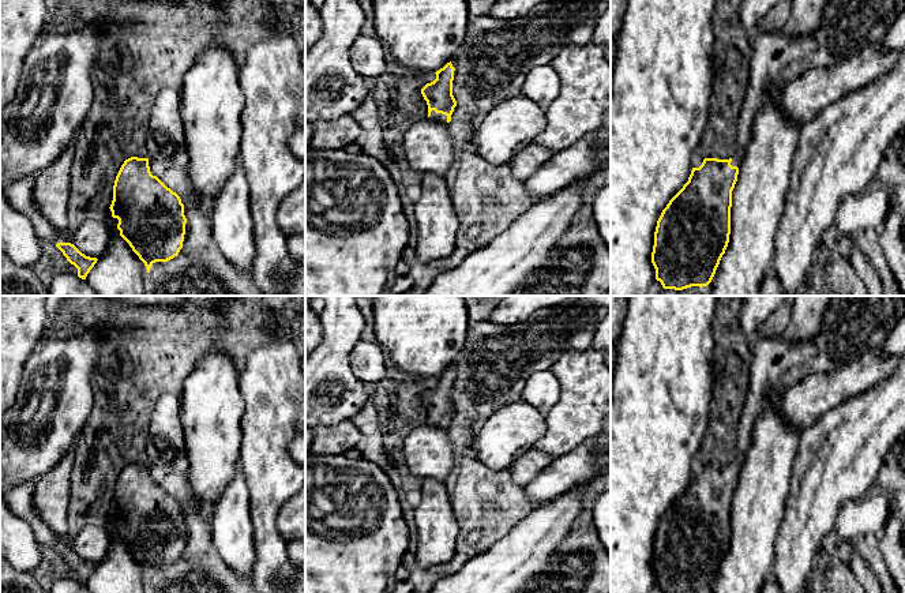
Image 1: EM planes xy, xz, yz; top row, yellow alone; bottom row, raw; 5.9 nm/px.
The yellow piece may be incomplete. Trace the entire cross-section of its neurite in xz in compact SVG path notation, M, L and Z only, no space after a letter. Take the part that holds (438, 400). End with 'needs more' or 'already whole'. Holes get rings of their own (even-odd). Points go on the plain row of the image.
M451 367L436 376L436 384L421 394L428 410L428 424L440 429L448 429L457 412L452 401L454 376Z | needs more

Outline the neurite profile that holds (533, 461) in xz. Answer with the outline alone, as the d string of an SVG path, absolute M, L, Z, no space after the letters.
M530 448L522 454L511 466L511 480L519 485L527 485L540 472L549 466L553 457L541 453L537 448Z

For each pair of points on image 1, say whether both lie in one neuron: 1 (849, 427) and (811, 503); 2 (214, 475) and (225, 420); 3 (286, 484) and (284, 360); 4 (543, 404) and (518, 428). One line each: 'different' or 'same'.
1: same
2: same
3: same
4: same

